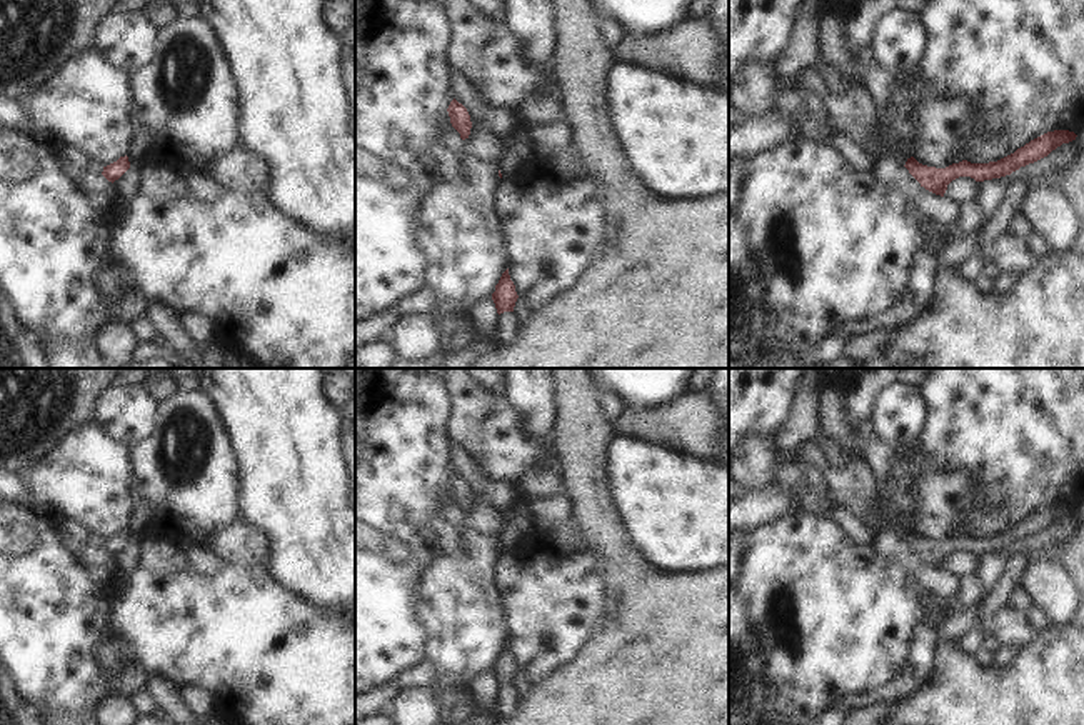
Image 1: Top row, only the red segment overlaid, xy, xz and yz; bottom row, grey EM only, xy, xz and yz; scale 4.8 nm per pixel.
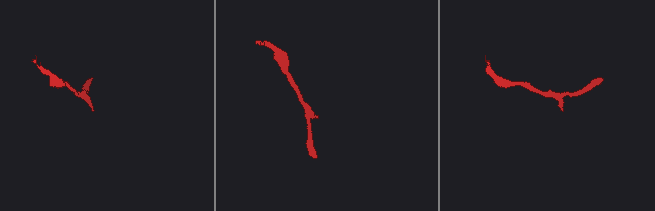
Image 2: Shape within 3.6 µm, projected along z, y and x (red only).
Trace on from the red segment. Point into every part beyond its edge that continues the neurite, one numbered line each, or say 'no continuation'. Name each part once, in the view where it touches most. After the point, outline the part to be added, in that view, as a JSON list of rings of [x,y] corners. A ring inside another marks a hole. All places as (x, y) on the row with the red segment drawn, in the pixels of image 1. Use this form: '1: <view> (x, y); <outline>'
no continuation

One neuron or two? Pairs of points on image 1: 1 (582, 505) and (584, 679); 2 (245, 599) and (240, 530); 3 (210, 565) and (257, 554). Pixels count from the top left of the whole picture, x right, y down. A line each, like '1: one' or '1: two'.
1: one
2: two
3: two

